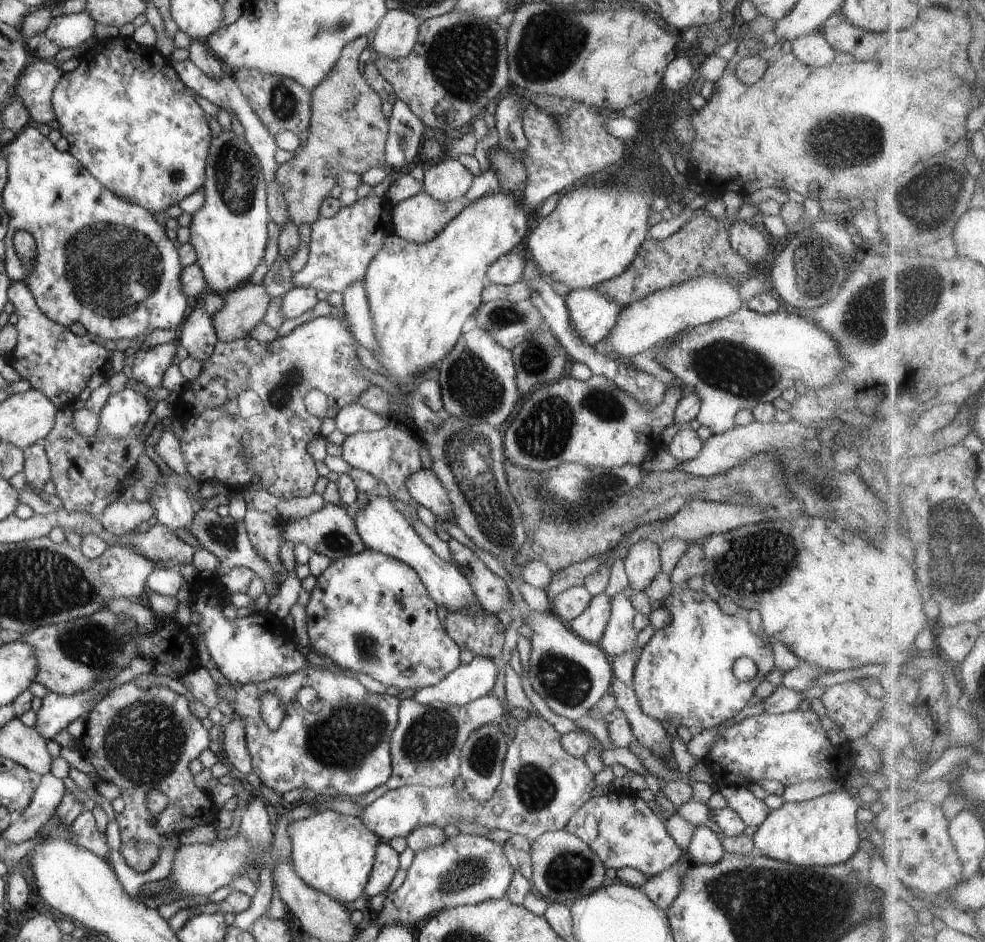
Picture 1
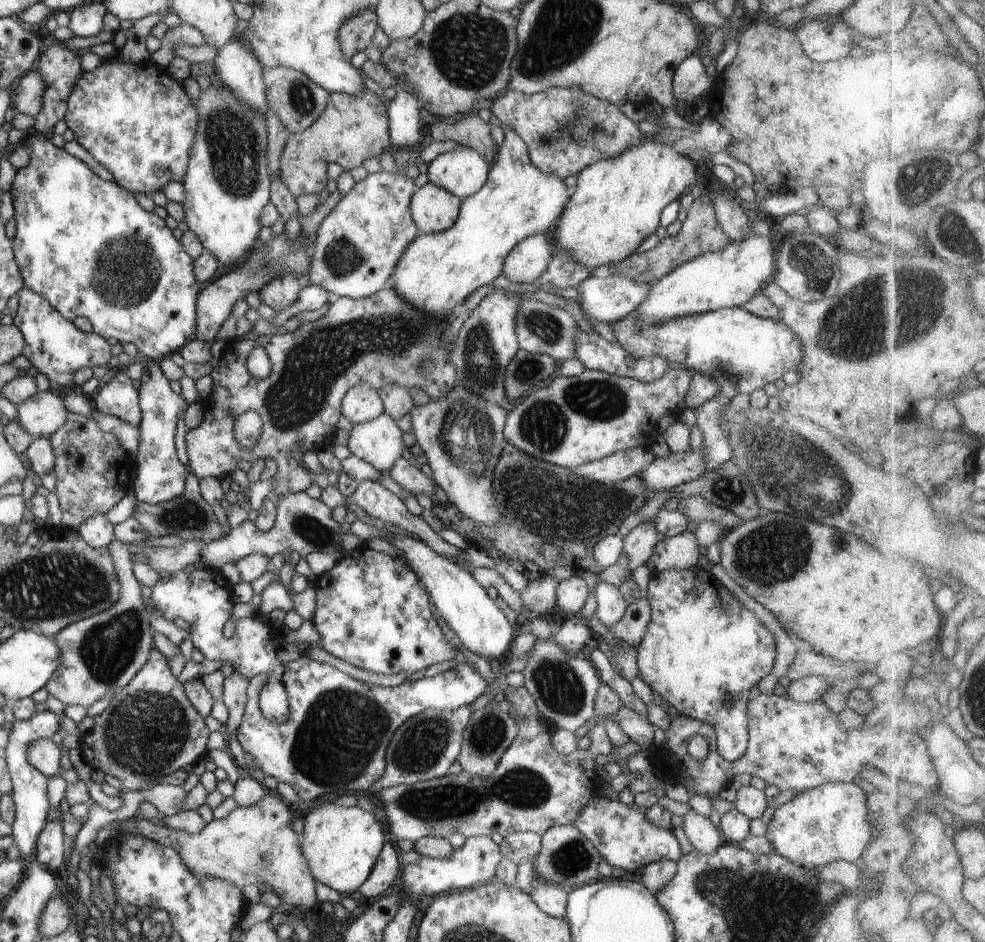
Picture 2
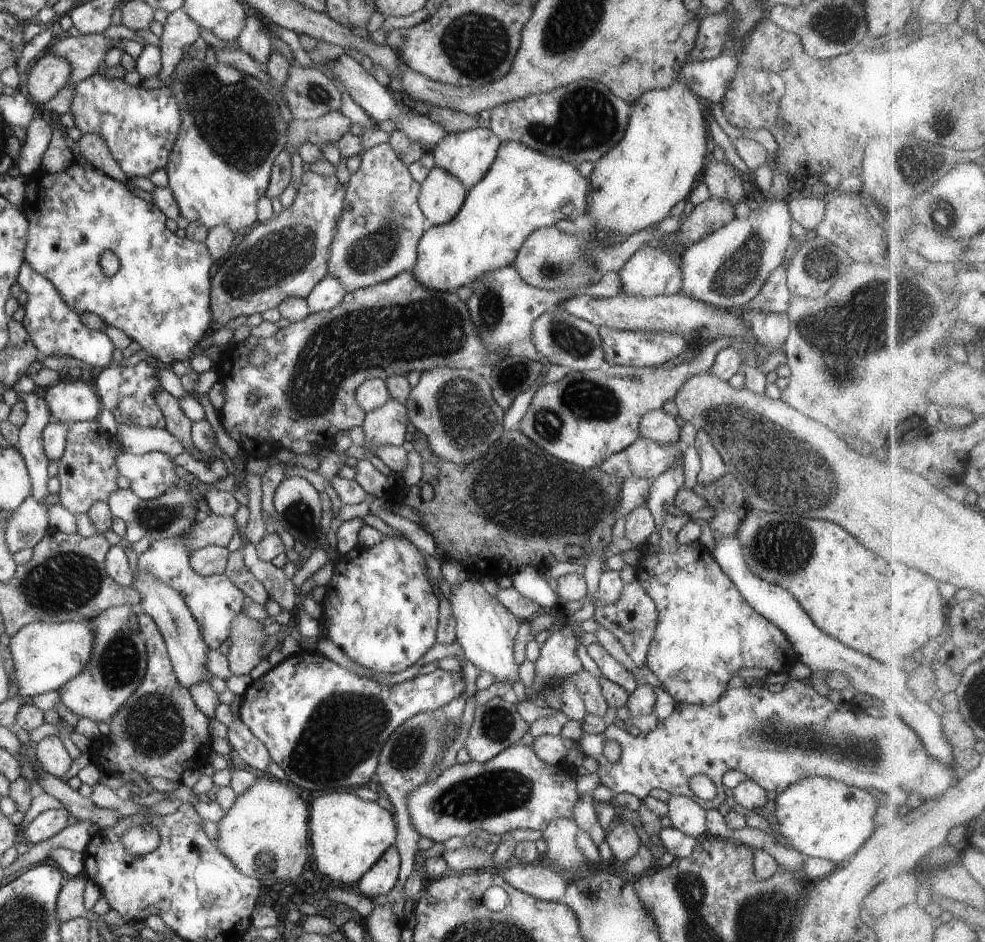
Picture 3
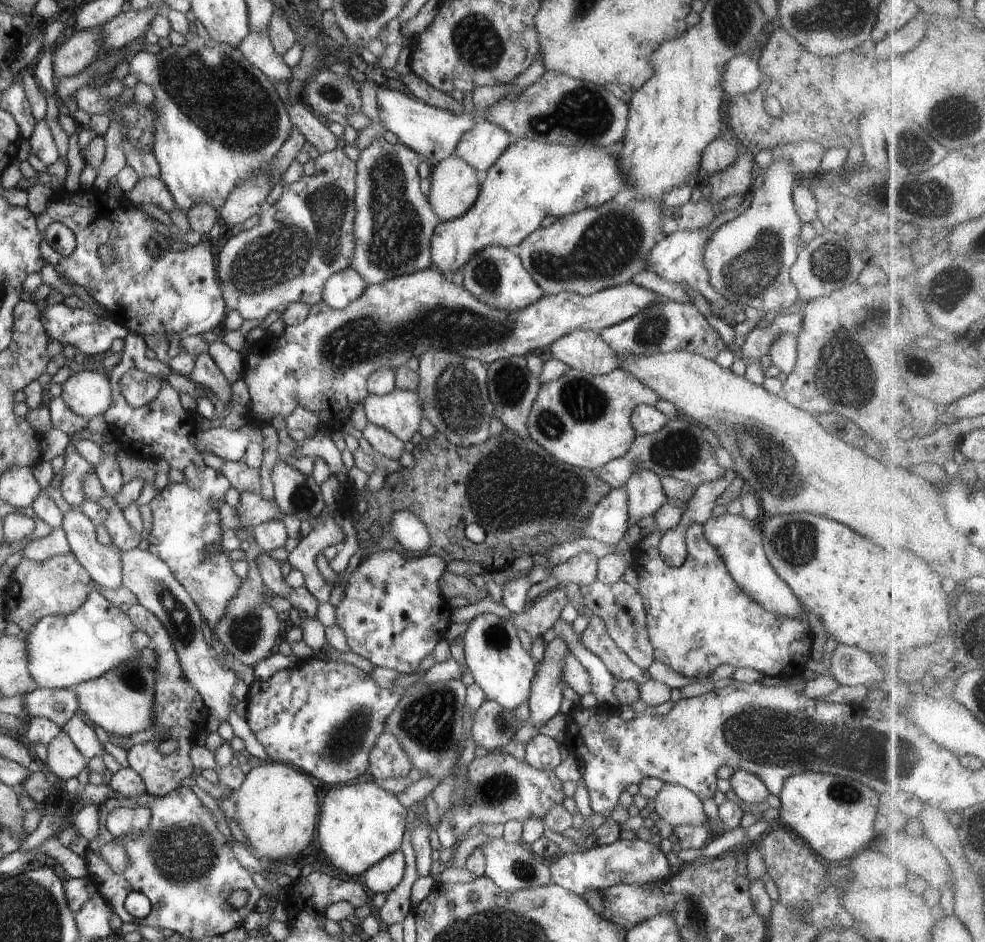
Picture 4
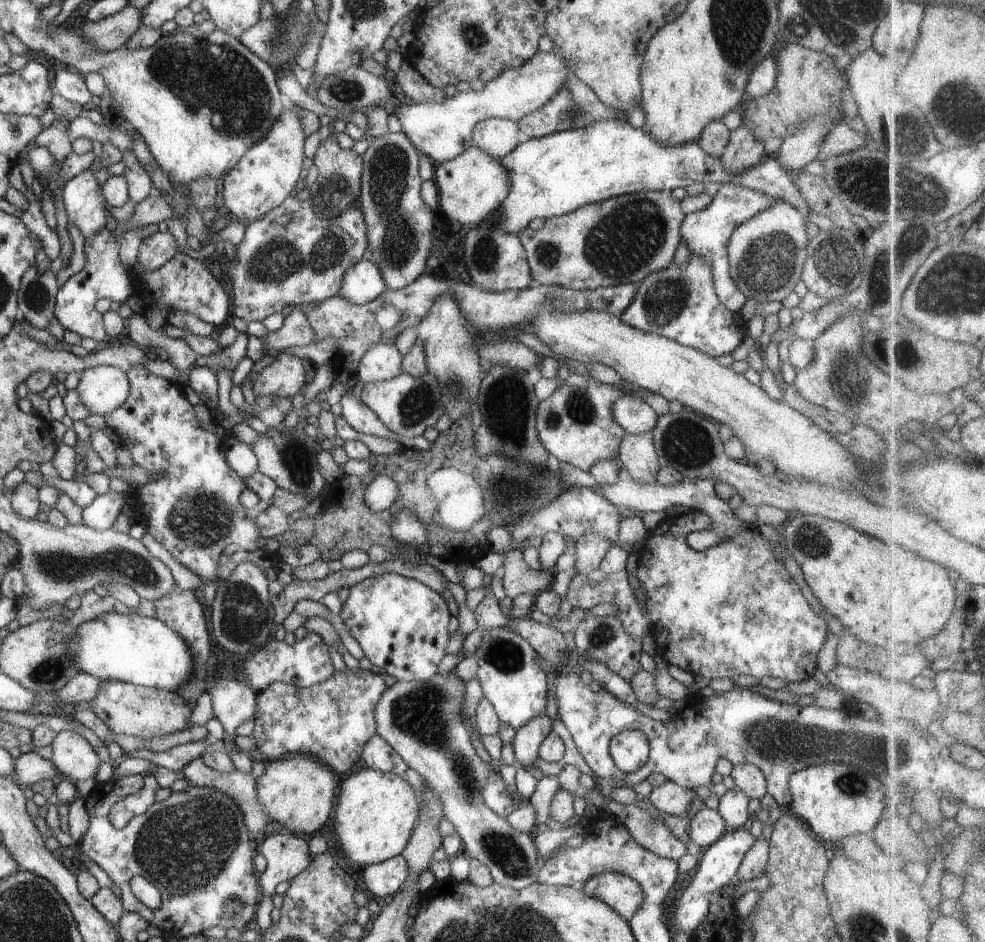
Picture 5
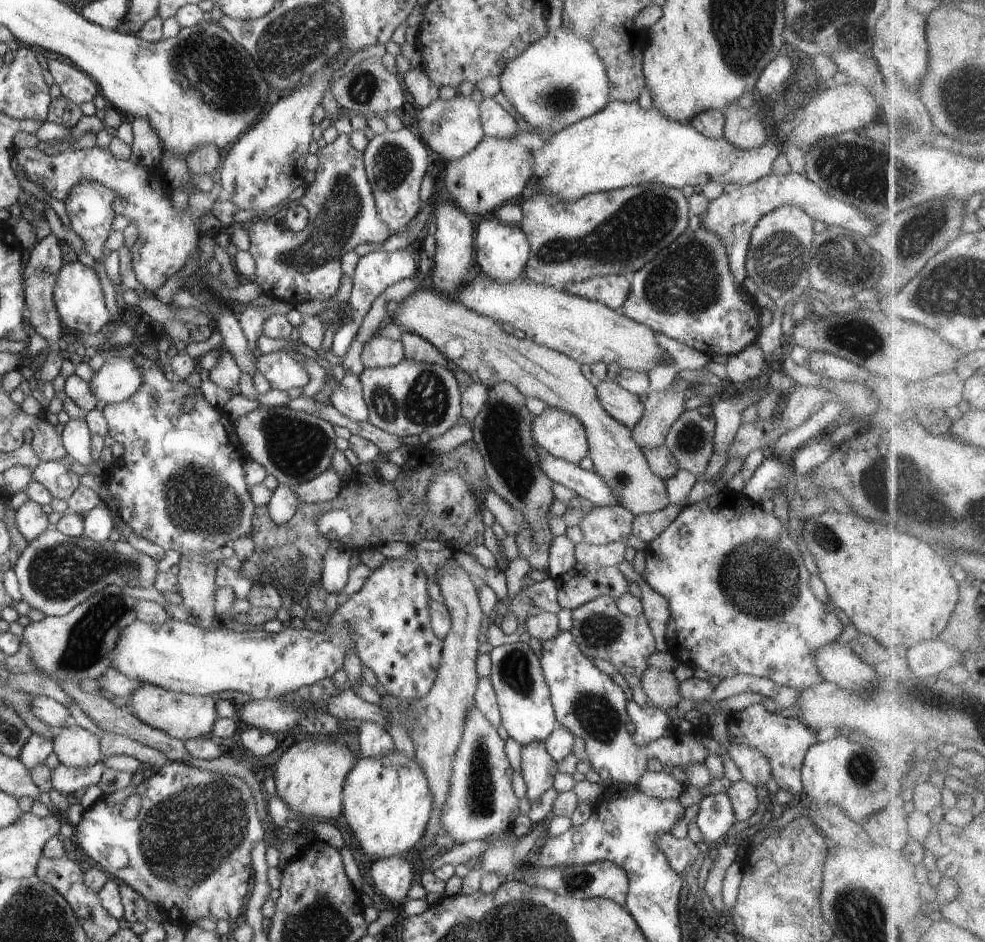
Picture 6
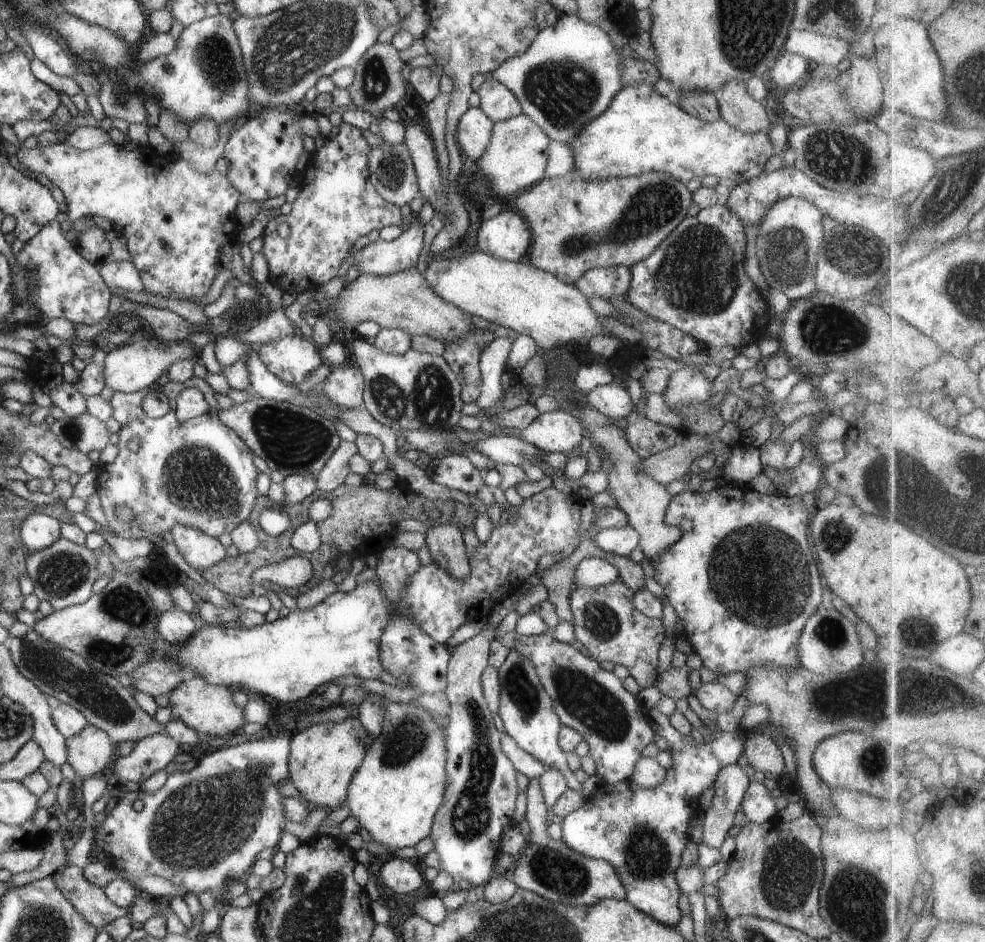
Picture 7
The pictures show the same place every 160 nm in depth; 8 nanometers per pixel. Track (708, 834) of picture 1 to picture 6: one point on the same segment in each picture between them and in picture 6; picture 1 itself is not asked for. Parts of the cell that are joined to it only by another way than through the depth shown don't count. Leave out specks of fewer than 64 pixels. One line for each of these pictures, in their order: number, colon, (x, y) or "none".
2: (703, 833)
3: (687, 816)
4: (676, 805)
5: (671, 798)
6: (662, 785)

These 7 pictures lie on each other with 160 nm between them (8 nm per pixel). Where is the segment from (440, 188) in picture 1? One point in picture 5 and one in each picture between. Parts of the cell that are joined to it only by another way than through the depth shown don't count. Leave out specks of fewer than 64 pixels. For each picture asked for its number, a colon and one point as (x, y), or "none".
2: (462, 172)
3: (468, 155)
4: (480, 146)
5: (497, 137)

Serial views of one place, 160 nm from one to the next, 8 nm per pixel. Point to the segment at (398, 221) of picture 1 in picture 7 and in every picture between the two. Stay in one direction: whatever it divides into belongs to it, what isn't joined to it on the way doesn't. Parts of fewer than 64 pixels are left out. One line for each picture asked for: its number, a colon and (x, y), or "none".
2: (433, 209)
3: (441, 196)
4: (455, 184)
5: (470, 187)
6: (497, 170)
7: (517, 155)

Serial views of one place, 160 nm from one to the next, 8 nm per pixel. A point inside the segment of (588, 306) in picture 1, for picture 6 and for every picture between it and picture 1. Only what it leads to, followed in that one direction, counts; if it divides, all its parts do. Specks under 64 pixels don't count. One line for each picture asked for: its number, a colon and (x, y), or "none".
2: (603, 298)
3: (650, 272)
4: (678, 258)
5: (706, 233)
6: (732, 216)

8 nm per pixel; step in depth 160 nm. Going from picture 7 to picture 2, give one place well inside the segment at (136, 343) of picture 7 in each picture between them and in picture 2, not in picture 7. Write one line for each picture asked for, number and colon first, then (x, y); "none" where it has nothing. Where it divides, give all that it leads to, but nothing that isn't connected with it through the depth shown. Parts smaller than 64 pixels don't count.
2: (42, 414)
3: (69, 402)
4: (87, 393)
5: (101, 389)
6: (118, 379)

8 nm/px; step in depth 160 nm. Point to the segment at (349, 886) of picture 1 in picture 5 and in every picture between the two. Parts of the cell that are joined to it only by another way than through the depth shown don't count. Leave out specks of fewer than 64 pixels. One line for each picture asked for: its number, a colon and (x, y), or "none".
2: (341, 844)
3: (348, 835)
4: (360, 824)
5: (376, 812)

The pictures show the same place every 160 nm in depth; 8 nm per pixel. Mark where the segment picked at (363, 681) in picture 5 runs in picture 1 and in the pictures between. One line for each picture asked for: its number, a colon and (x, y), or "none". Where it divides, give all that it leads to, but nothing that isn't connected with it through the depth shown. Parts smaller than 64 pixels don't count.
1: (334, 740)
2: (334, 740)
3: (324, 725)
4: (323, 718)

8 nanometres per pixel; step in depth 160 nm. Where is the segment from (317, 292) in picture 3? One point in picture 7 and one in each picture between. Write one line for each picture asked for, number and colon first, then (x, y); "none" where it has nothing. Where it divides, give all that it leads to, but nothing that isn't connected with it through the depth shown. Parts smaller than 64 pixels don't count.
4: (342, 288)
5: (362, 282)
6: (375, 271)
7: (380, 258)

